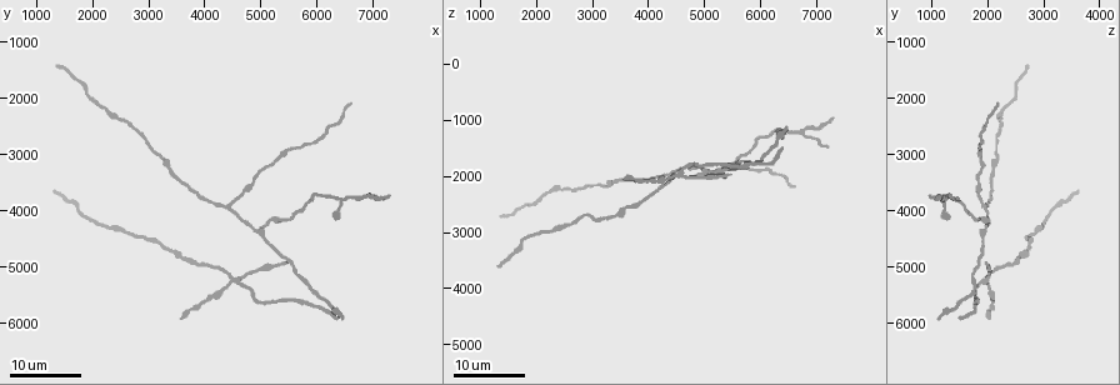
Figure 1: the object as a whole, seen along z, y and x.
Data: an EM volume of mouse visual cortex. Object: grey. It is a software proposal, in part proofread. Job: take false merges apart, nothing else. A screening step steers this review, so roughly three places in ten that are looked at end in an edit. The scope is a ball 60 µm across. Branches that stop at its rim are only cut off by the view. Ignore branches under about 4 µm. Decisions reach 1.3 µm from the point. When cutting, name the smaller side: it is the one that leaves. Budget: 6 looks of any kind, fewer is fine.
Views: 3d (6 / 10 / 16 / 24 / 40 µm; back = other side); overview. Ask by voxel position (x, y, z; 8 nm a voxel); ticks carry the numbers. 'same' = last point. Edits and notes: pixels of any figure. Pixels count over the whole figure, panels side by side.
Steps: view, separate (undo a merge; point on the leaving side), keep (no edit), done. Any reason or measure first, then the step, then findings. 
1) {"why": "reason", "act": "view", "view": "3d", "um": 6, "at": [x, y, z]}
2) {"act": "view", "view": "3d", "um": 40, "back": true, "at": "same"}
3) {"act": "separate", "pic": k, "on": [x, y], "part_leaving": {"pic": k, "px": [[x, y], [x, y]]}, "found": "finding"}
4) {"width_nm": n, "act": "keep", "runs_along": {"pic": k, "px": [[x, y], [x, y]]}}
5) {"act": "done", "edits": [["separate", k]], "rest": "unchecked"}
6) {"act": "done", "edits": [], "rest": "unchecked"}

{"why": "branch point", "act": "view", "view": "3d", "um": 24, "at": [5000, 4350, 1950]}

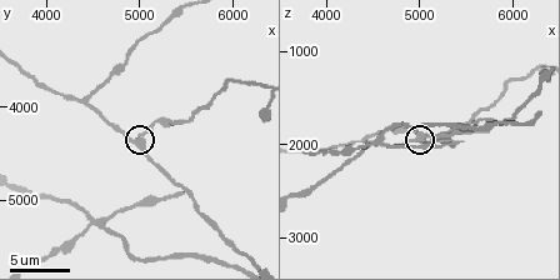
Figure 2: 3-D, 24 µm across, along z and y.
{"act": "view", "view": "3d", "um": 6, "at": [4950, 4350, 1950]}

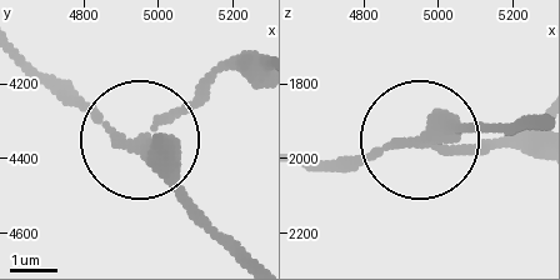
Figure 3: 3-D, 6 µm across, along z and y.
{"act": "view", "view": "3d", "um": 6, "back": true, "at": [4960, 4360, 1950]}

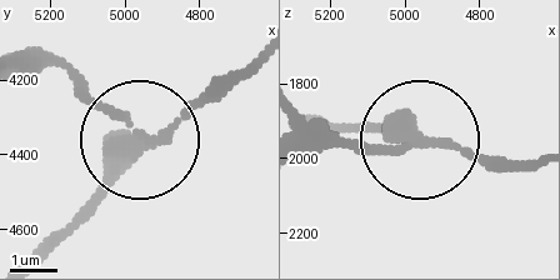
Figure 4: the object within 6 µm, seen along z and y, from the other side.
{"arms": 3, "act": "separate", "pic": 4, "on": [81, 89], "part_leaving": {"pic": 4, "px": [[420, 143], [340, 143], [305, 119]]}, "found": "two neurons meet here"}

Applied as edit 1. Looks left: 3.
{"act": "view", "view": "overview"}

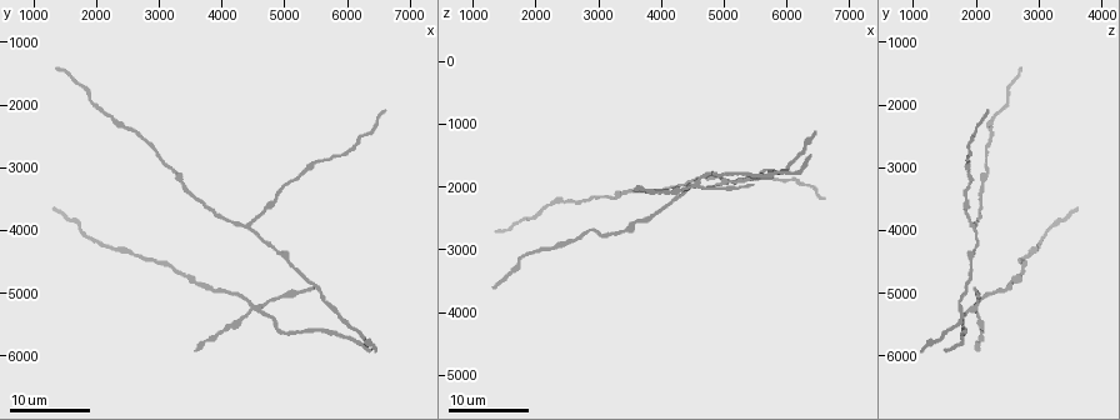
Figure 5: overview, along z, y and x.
{"act": "view", "view": "3d", "um": 16, "at": [2600, 4400, 2850]}

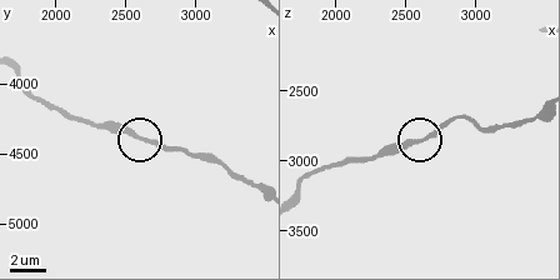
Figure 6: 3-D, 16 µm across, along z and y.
{"act": "view", "view": "3d", "um": 10, "at": [2560, 4380, 2880]}

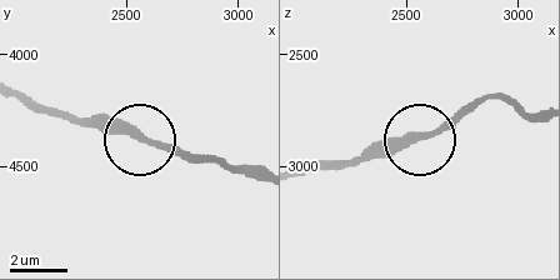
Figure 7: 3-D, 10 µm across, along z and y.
{"act": "keep", "found": "continuous, no second neuron"}

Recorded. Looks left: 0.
{"act": "done", "edits": [["separate", 4]], "rest": "unchecked"}

